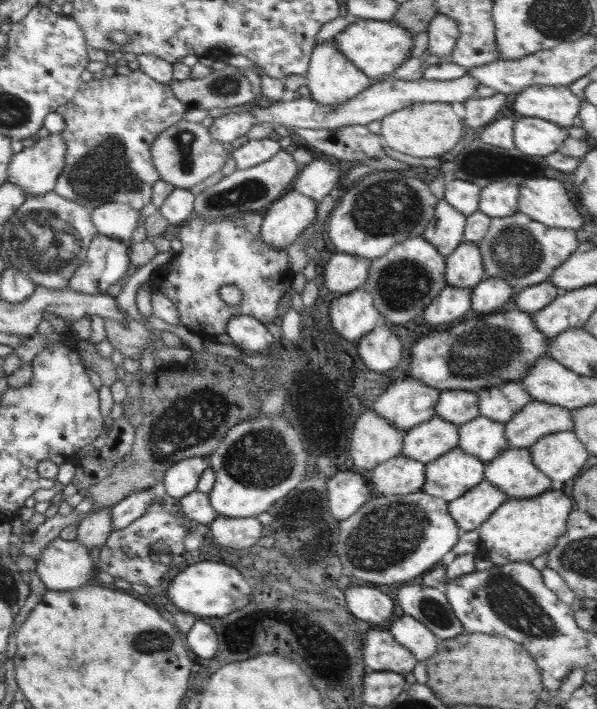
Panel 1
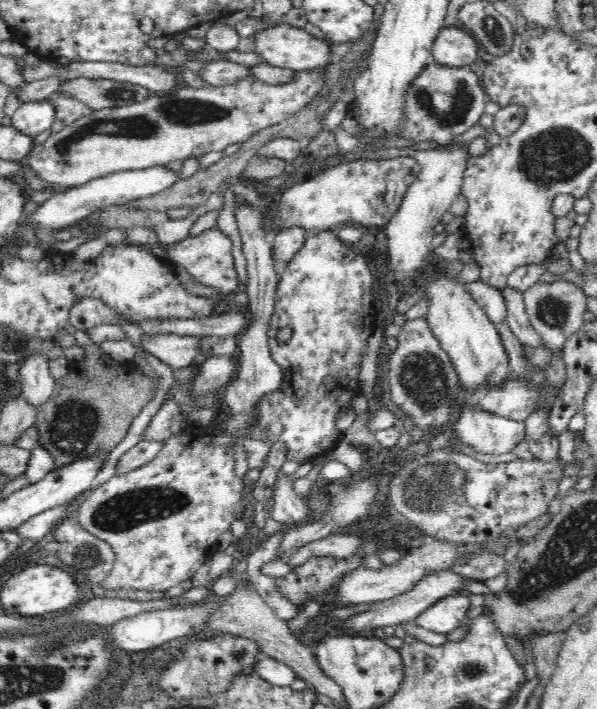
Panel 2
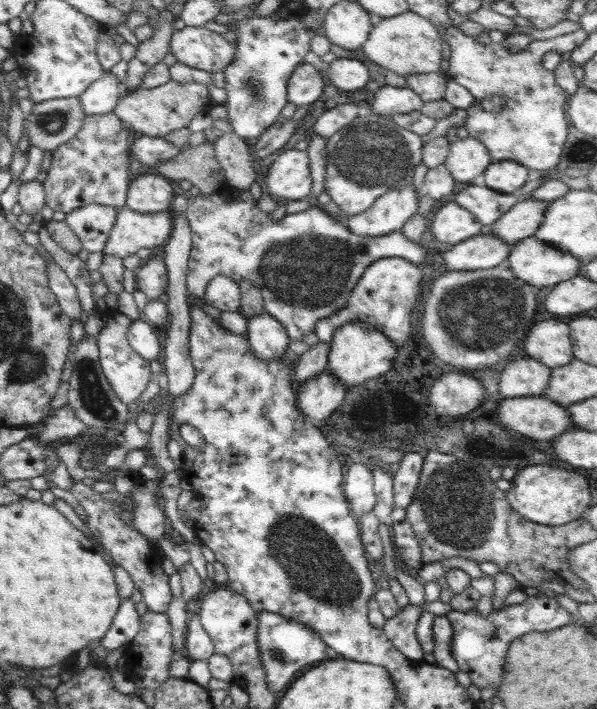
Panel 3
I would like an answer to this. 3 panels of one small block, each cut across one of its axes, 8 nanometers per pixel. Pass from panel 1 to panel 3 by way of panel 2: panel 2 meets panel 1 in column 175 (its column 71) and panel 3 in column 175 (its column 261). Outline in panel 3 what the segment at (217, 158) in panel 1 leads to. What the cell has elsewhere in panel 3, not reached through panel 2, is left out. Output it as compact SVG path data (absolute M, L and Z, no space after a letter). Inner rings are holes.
M168 81L156 87L138 86L134 92L123 92L122 98L118 100L116 108L112 112L129 127L141 132L144 136L164 138L172 130L187 128L190 120L211 106L209 103L210 92L204 84L190 82L180 83Z

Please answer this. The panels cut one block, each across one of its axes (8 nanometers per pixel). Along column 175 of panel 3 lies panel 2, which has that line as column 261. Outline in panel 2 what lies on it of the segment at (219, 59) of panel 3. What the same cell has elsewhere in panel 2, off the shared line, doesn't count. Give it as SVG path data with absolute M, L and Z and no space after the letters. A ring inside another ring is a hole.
M279 23L274 27L266 27L254 34L254 50L266 64L288 70L310 71L326 68L332 61L332 44L316 38L302 28L292 27L287 23Z

